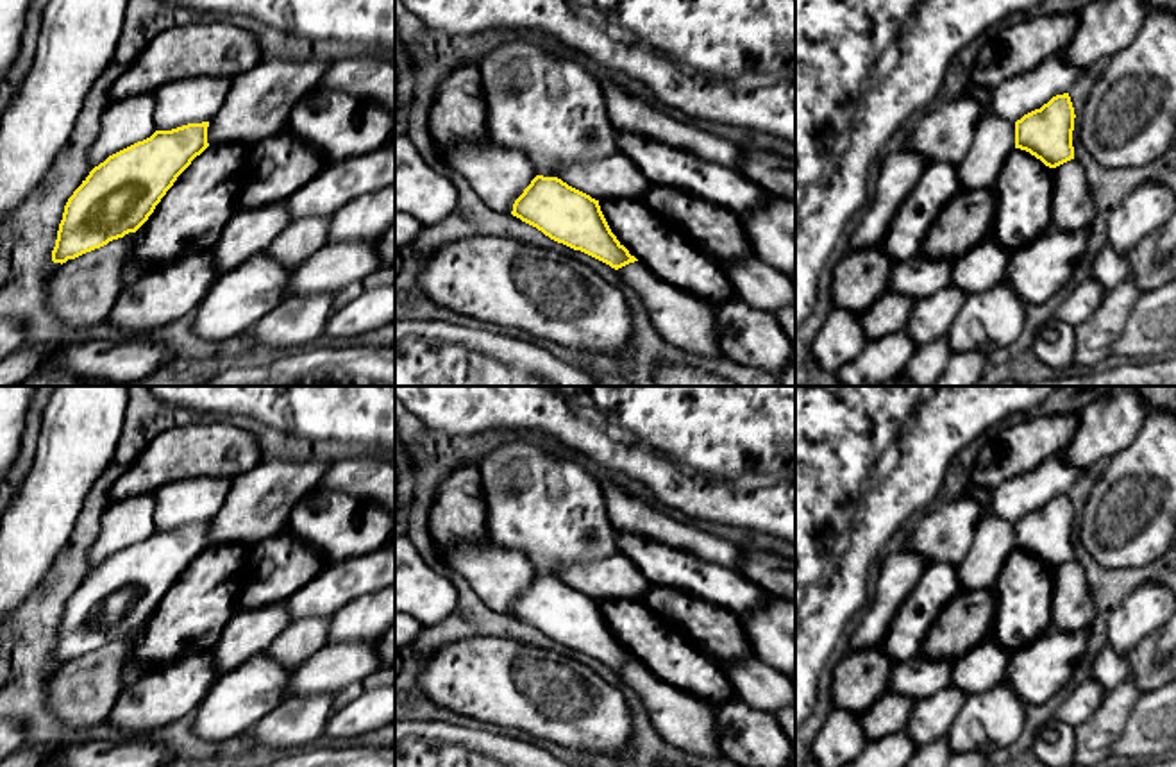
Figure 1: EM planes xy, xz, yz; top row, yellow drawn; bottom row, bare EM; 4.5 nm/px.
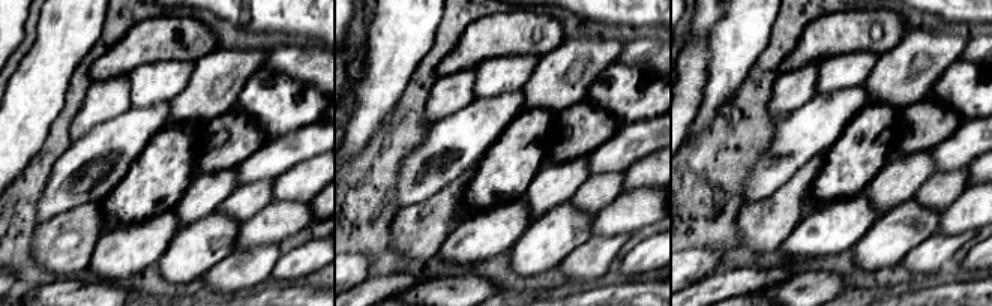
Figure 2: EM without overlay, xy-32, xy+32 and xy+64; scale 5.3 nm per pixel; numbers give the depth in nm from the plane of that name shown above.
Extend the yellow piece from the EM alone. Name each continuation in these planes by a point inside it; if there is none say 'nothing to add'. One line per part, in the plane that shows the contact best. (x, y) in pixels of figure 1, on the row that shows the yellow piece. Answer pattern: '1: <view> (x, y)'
nothing to add

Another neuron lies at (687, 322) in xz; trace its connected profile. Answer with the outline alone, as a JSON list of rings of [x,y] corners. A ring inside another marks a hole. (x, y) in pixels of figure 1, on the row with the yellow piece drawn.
[[[640,261],[618,268],[617,274],[638,293],[652,325],[667,343],[708,359],[726,358],[708,300],[661,281]]]

